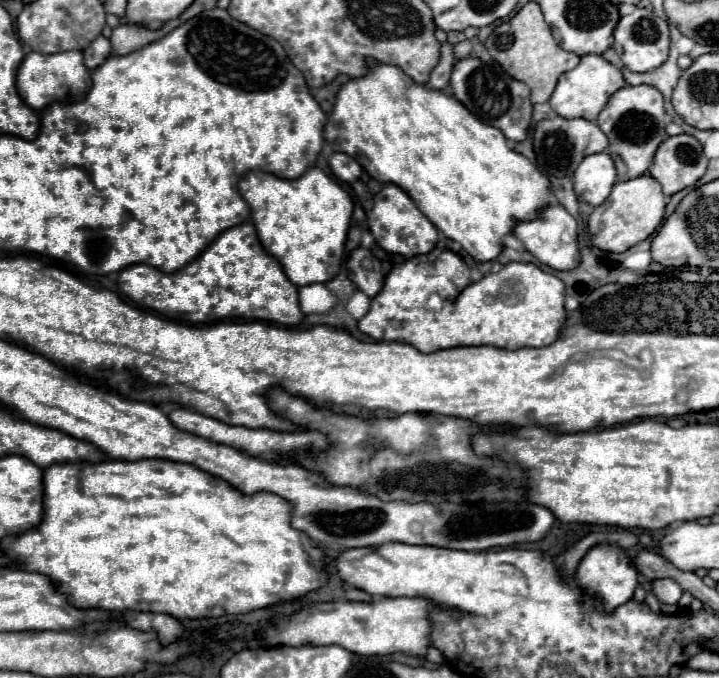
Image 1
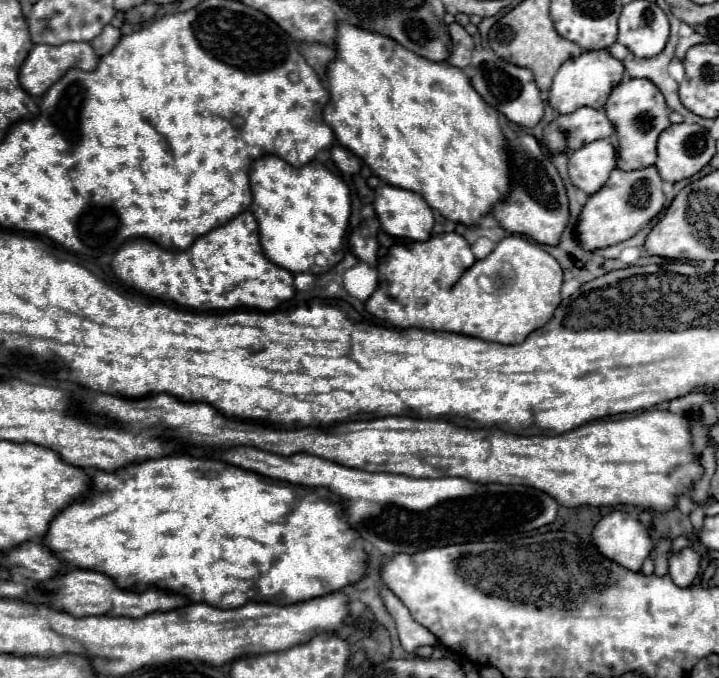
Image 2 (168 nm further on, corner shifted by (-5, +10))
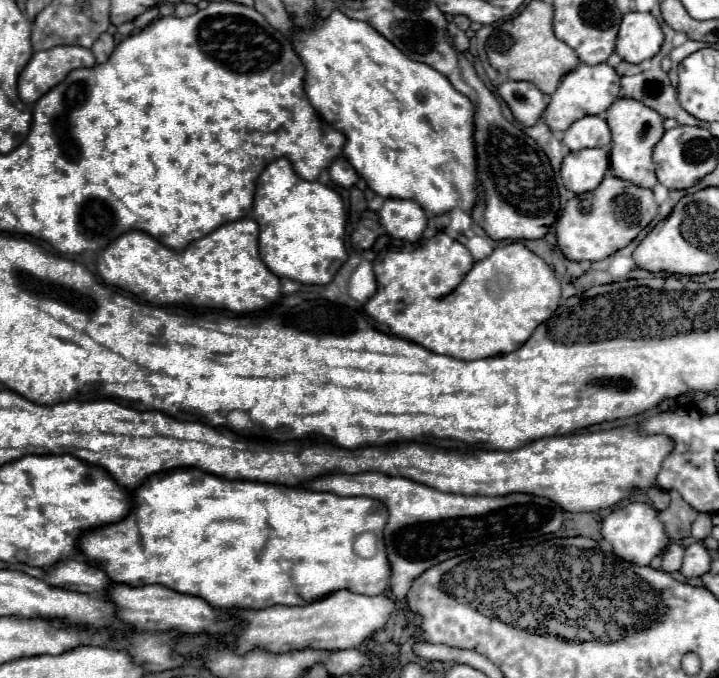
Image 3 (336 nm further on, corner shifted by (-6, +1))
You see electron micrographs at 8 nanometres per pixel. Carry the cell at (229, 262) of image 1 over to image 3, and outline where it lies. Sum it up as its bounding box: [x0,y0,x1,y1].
[98,219,282,313]

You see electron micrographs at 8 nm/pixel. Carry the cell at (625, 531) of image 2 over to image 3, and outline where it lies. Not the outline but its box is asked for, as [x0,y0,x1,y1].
[602,503,668,565]

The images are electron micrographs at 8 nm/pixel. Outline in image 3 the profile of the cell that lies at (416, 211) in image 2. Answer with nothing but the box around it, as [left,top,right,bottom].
[378,199,428,243]

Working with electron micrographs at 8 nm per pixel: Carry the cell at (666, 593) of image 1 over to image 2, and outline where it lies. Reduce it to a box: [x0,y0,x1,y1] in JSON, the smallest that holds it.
[669,548,701,588]

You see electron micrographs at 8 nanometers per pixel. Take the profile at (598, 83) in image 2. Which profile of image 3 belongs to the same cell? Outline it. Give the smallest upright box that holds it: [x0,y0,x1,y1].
[544,63,620,131]

